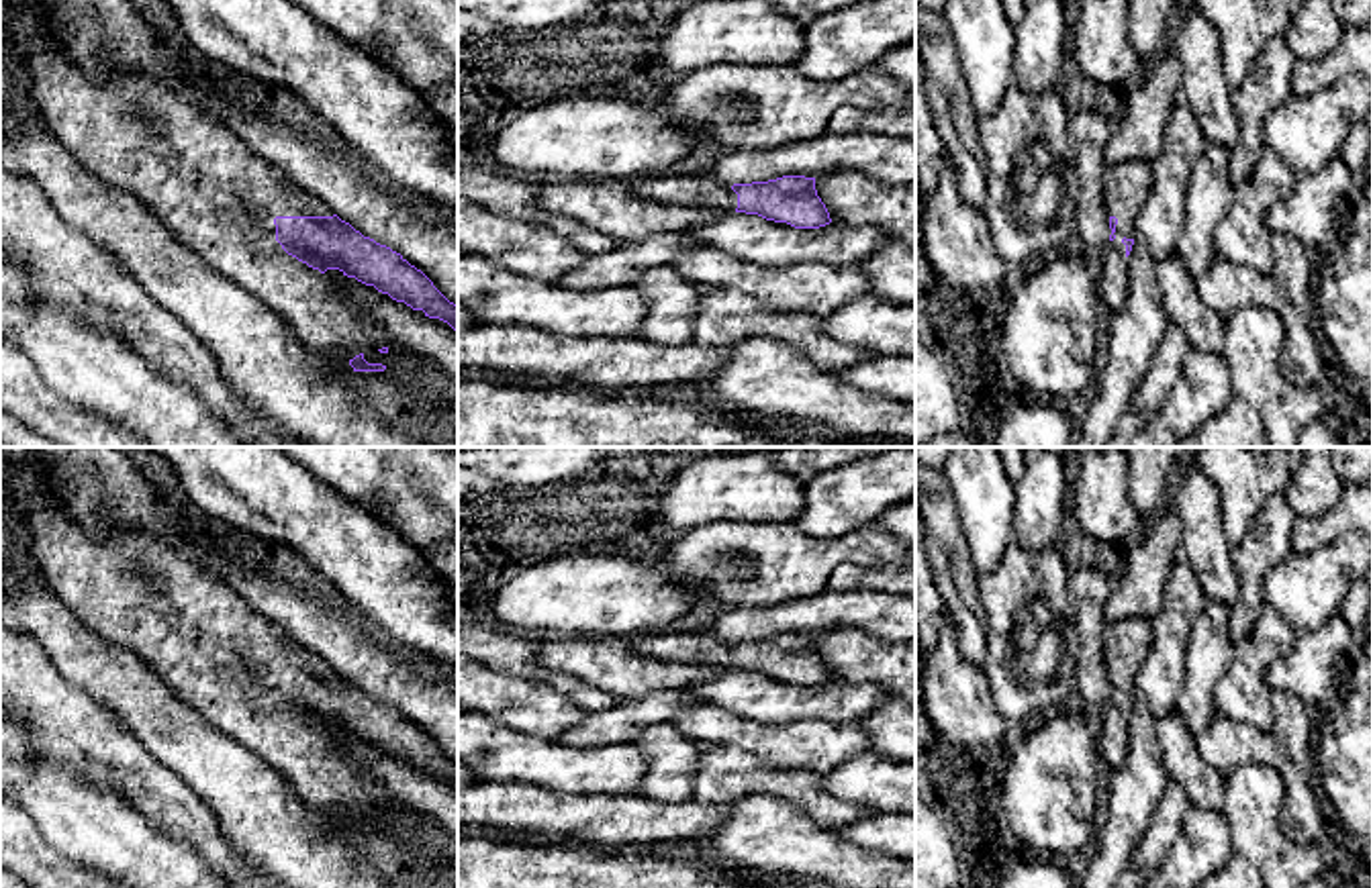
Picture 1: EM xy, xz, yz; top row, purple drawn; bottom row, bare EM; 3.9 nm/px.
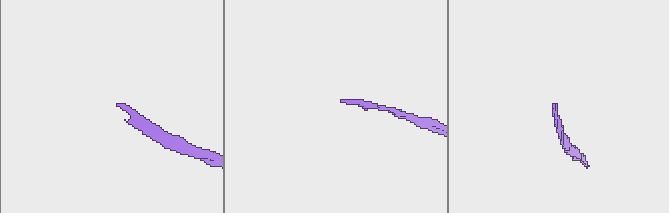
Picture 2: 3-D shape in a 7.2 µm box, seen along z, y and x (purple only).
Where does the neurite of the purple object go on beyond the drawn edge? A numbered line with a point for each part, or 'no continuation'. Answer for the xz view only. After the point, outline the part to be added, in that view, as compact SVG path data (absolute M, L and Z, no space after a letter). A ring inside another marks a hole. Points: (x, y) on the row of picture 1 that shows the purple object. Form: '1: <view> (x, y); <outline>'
1: xz (697, 188); M707 174L627 180L627 190L637 198L654 200L658 204L703 206L711 210L738 208L738 194L731 186L717 182Z

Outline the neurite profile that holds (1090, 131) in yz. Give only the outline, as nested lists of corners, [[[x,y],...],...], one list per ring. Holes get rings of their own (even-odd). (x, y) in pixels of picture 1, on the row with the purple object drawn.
[[[1095,106],[1079,110],[1069,118],[1069,145],[1077,165],[1075,231],[1085,247],[1097,251],[1112,243],[1109,216],[1101,192],[1109,135],[1112,122]]]

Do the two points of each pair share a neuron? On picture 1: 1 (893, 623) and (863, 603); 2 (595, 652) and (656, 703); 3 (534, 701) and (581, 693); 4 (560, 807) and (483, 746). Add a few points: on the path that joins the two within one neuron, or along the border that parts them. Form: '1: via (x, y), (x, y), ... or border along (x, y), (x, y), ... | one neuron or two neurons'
1: via (885, 615), (871, 611) | one neuron
2: border along (685, 688), (663, 688), (624, 701) | two neurons
3: border along (519, 676), (546, 682), (585, 711) | two neurons
4: border along (483, 780), (534, 782), (577, 795) | two neurons

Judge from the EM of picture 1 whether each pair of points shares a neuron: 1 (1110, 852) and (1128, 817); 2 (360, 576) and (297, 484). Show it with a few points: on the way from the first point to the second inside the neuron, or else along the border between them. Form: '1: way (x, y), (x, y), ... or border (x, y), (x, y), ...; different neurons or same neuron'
1: way (1116, 844), (1124, 825); same neuron
2: way (352, 554), (305, 507); same neuron

